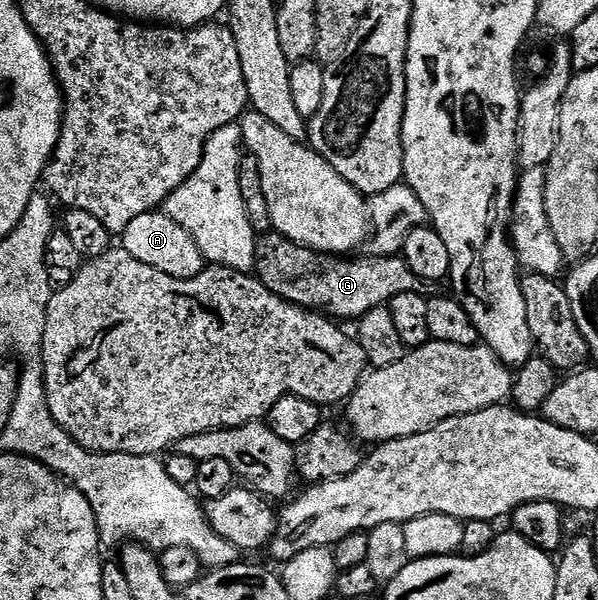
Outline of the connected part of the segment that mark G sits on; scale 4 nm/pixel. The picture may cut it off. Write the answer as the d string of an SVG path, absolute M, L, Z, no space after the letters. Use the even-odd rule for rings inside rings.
M266 233L256 242L254 271L256 278L269 291L276 293L288 303L317 311L335 320L357 321L368 309L385 307L400 293L420 293L429 296L431 284L425 283L412 269L408 269L405 259L398 255L370 255L366 259L358 257L335 257L314 251L311 247L301 247L288 237L277 233Z

